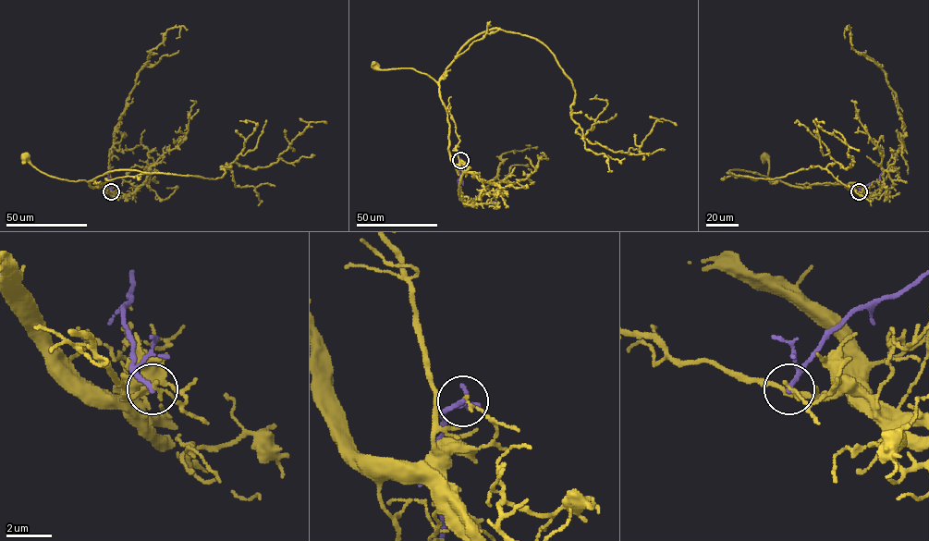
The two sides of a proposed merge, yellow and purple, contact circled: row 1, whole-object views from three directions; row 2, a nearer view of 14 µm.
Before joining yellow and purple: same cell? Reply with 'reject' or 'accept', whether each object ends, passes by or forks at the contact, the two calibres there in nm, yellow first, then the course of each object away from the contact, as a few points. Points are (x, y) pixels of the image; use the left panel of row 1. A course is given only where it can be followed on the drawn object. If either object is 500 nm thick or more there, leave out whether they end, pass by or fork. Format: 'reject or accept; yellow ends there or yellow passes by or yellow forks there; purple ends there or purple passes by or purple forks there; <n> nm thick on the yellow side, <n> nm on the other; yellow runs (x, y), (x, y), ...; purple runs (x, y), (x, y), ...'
reject; yellow ends there; purple ends there; 160 nm thick on the yellow side, 200 nm on the other; yellow runs (111, 191), (100, 183), (91, 187), (84, 179), (50, 177), (37, 169), (26, 156); purple runs (111, 191), (109, 169)

